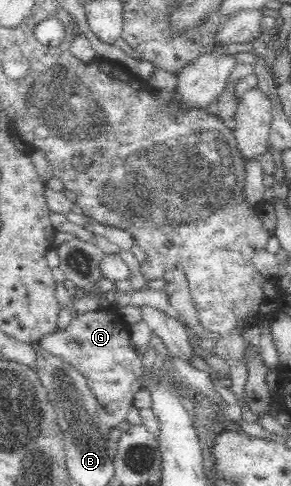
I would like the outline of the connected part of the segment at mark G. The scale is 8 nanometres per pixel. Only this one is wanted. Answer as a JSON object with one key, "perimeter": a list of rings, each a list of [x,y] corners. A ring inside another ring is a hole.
{"perimeter":[[[113,307],[98,308],[79,313],[72,319],[68,328],[50,334],[39,340],[44,349],[67,360],[85,377],[92,394],[97,400],[97,413],[101,422],[109,430],[118,426],[126,427],[126,415],[132,408],[134,394],[142,386],[142,357],[138,356],[131,342],[129,325]]]}

